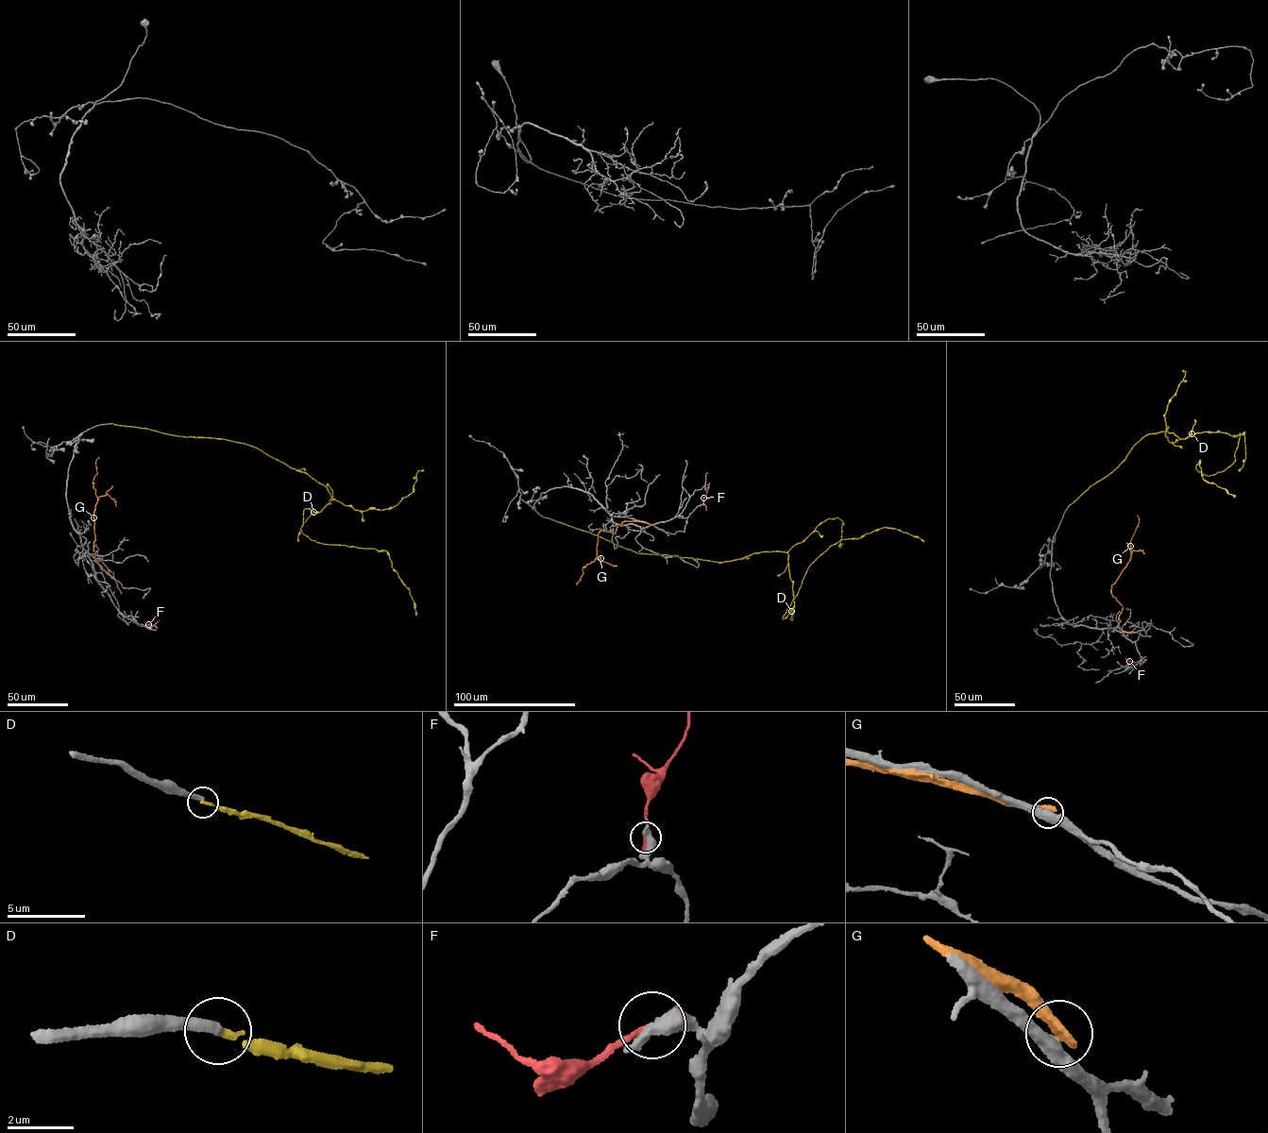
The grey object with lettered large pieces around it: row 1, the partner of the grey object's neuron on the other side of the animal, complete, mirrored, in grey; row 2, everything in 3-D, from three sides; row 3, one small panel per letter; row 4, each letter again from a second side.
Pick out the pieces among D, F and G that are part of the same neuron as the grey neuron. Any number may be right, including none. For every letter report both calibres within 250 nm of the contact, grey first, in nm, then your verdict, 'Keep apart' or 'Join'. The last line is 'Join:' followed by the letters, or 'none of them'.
D: Thickness 300 nm (grey) against 200 nm. Keep apart
F: Thickness 550 nm (grey) against 220 nm. Keep apart
G: Thickness 480 nm (grey) against 360 nm. Keep apart
Join: none of them

